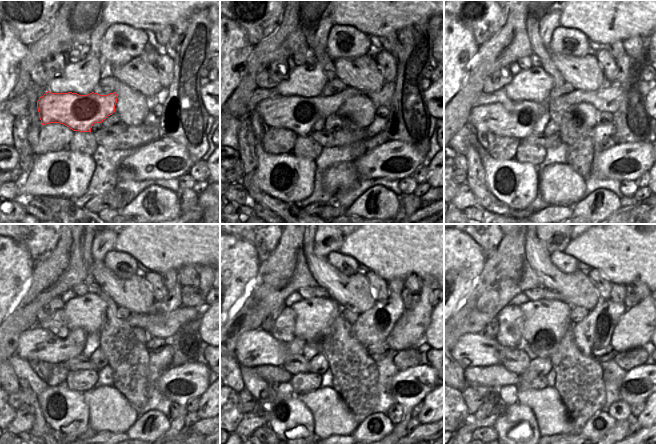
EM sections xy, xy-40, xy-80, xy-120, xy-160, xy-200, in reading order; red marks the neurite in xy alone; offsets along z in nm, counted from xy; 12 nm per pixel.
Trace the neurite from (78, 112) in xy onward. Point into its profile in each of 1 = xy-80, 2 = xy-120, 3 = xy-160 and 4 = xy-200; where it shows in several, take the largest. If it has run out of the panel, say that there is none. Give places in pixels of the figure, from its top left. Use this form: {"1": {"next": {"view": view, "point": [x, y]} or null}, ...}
{"1": {"next": {"view": "xy-80", "point": [519, 122]}}, "2": {"next": {"view": "xy-120", "point": [36, 343]}}, "3": {"next": {"view": "xy-160", "point": [258, 347]}}, "4": {"next": {"view": "xy-200", "point": [472, 349]}}}

